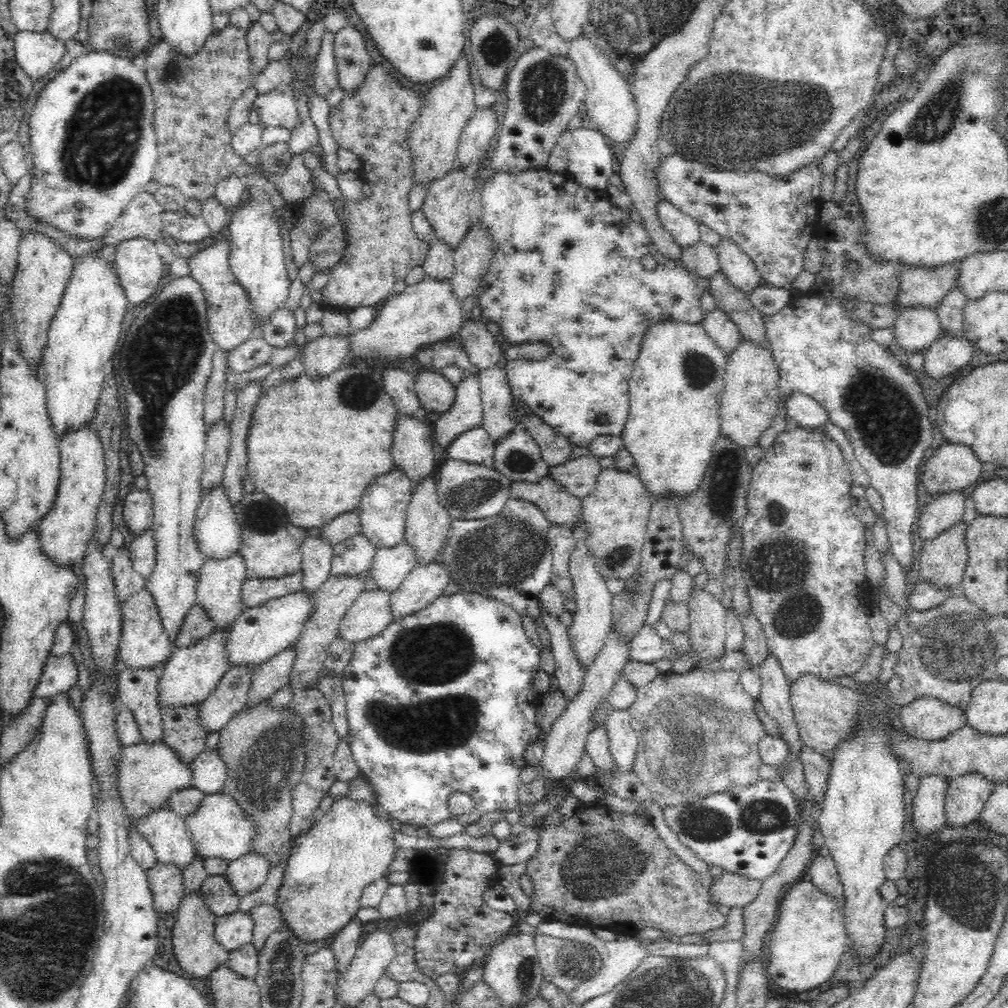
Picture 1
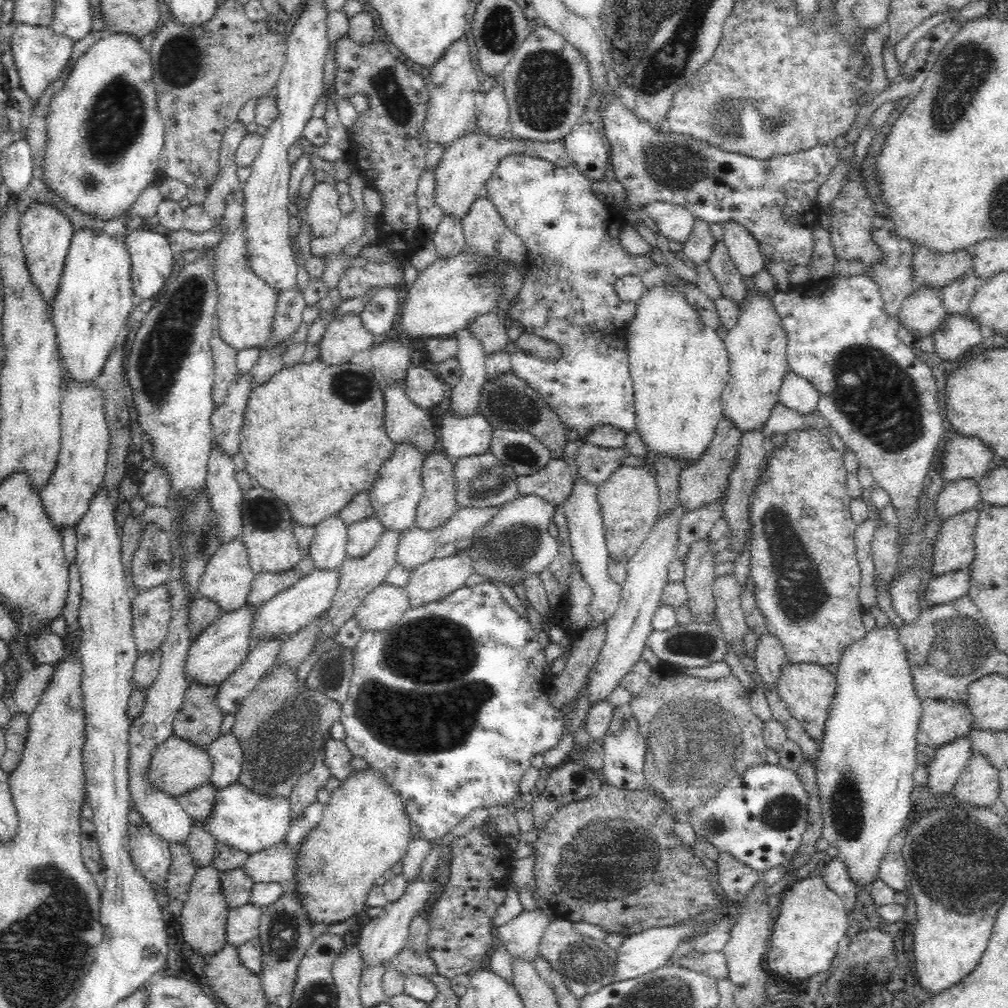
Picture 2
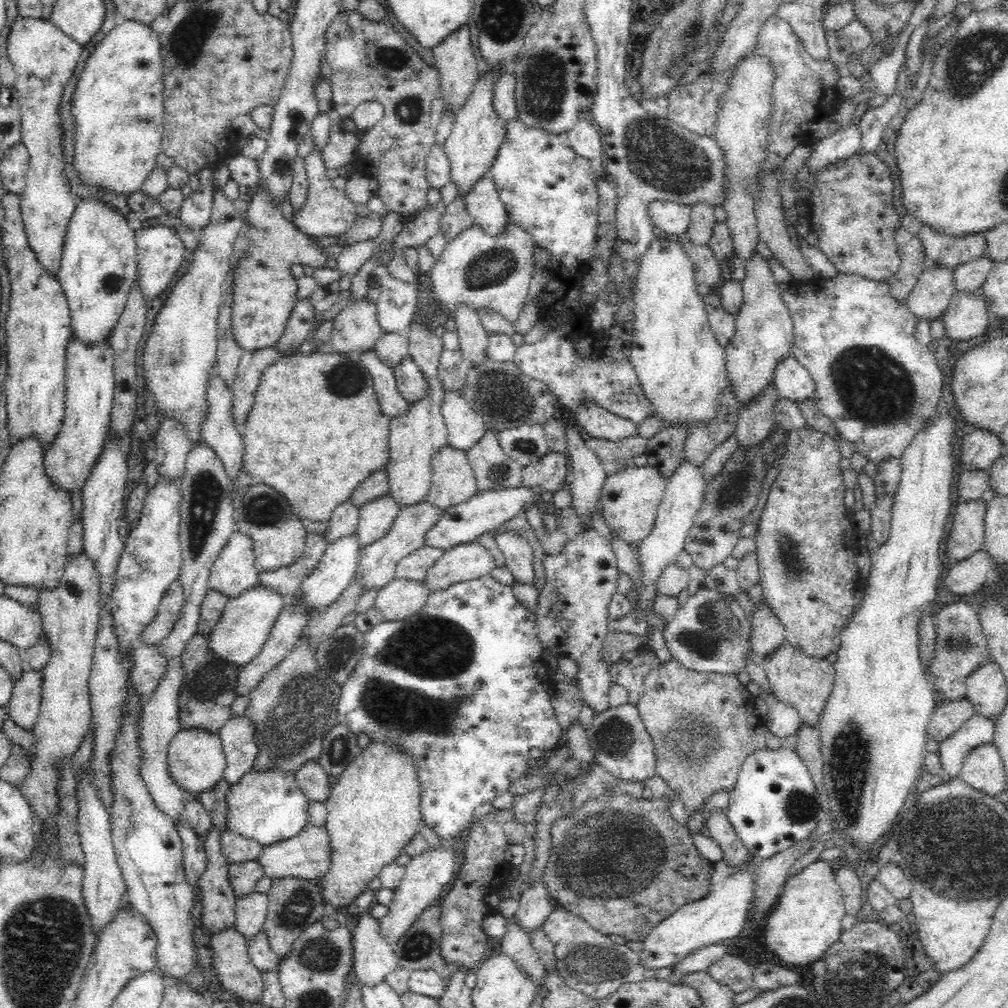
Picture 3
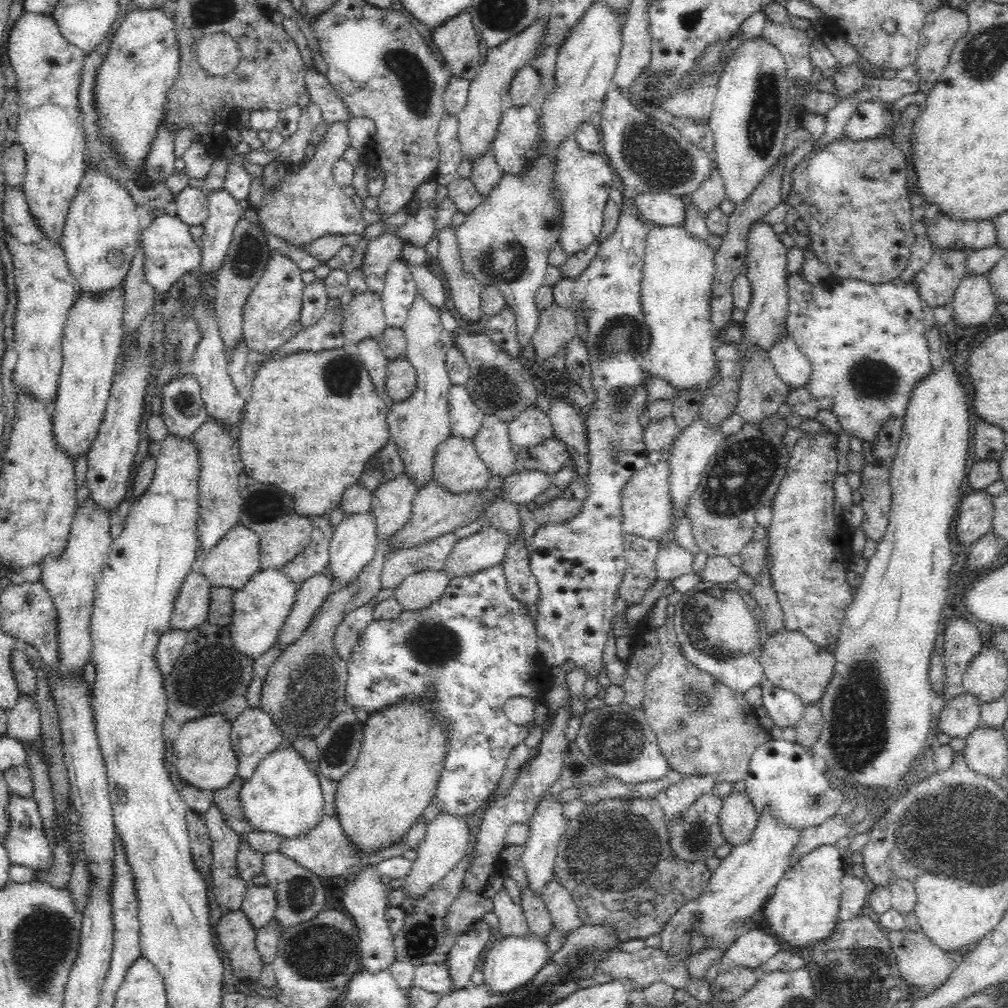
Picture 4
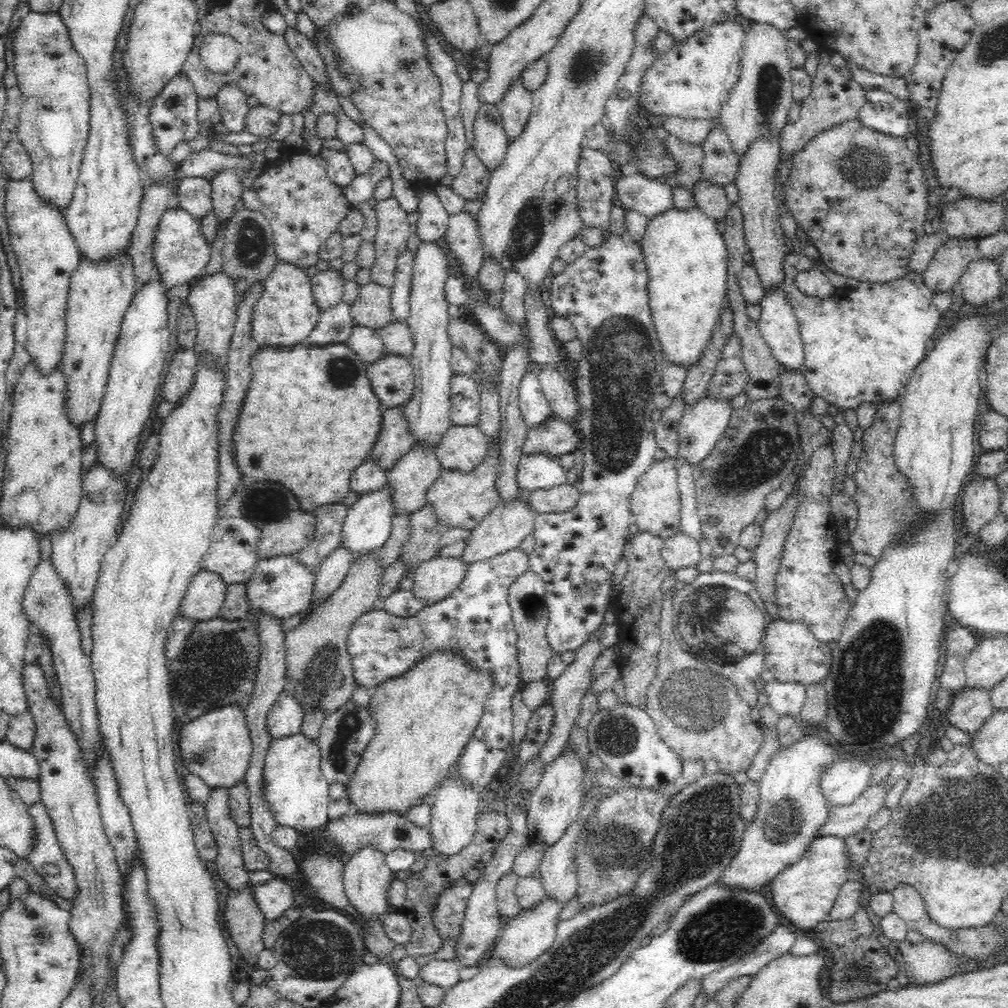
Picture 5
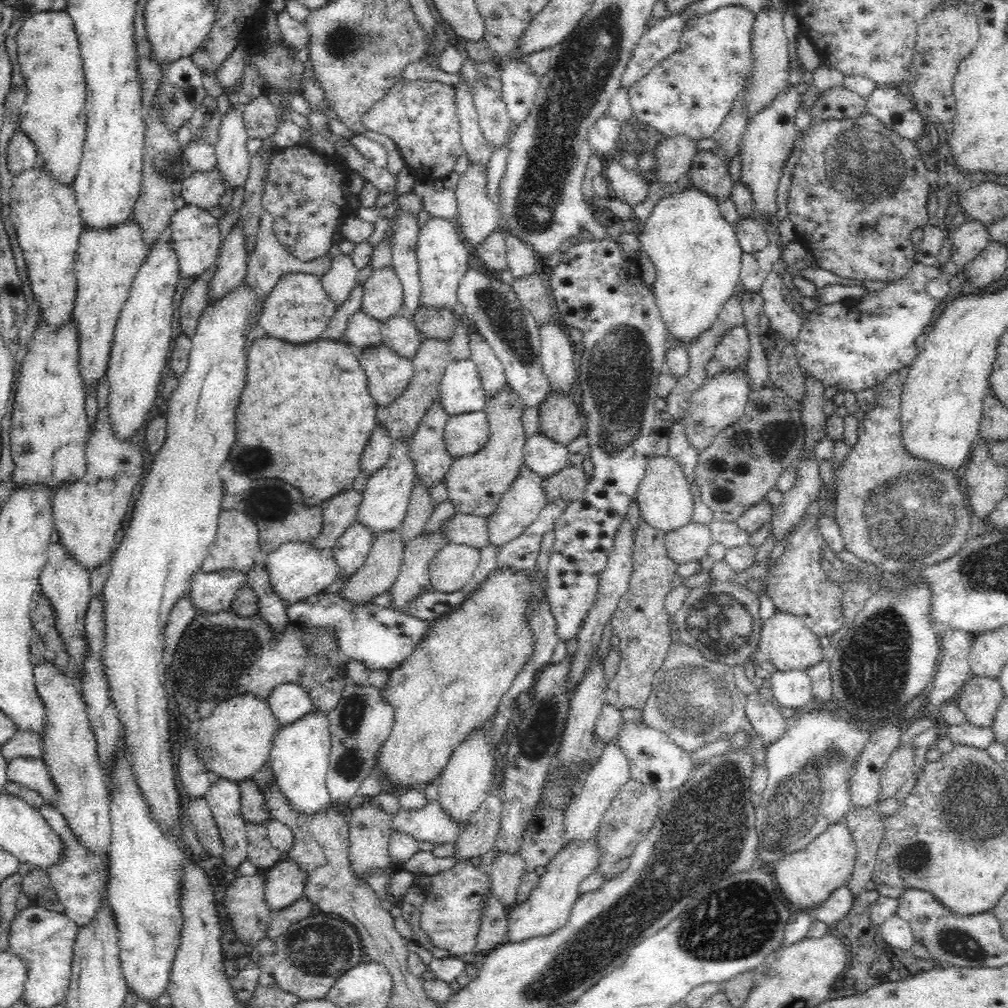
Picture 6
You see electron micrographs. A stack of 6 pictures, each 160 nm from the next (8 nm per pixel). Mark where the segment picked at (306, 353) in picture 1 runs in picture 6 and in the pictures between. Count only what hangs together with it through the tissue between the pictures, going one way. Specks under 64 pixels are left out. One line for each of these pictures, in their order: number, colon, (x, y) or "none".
2: (345, 336)
3: (355, 328)
4: (364, 318)
5: (373, 308)
6: (383, 297)

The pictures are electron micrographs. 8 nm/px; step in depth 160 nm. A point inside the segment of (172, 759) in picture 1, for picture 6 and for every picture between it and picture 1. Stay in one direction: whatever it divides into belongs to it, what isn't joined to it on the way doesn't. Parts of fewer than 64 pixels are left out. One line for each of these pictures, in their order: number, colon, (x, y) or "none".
2: (179, 766)
3: (196, 761)
4: (205, 758)
5: (217, 747)
6: (235, 741)

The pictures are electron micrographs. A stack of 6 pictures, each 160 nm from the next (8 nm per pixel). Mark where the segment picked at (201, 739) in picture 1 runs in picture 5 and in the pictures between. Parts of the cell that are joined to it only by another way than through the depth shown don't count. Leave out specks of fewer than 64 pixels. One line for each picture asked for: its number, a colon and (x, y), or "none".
2: (199, 720)
3: (207, 691)
4: (211, 676)
5: (218, 665)

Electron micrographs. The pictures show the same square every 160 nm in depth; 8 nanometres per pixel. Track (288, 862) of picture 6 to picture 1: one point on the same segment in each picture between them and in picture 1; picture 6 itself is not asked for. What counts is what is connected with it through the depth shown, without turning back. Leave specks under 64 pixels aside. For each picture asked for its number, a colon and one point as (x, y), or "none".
1: (233, 930)
2: (243, 922)
3: (251, 910)
4: (259, 905)
5: (275, 897)

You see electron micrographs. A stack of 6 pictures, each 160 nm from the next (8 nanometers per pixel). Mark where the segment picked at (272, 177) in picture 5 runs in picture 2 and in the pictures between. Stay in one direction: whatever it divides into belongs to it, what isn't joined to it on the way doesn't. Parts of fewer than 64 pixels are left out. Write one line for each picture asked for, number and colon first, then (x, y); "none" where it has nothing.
2: (323, 214)
3: (328, 211)
4: (306, 204)

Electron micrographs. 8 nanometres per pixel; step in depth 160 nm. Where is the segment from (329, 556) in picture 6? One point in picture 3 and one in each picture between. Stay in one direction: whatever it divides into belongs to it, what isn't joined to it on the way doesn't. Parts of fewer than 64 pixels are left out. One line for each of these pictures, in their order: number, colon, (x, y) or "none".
3: (246, 621)
4: (260, 608)
5: (282, 586)

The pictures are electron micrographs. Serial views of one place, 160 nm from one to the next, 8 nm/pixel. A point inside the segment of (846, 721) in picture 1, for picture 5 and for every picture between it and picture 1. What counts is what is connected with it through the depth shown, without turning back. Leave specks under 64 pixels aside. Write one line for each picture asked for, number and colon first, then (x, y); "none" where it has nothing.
2: (807, 688)
3: (805, 682)
4: (790, 660)
5: (793, 654)

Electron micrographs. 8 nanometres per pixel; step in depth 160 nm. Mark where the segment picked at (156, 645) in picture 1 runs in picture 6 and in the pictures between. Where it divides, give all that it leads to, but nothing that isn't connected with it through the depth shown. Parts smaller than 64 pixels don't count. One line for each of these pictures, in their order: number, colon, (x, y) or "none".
2: (151, 610)
3: (170, 606)
4: (192, 605)
5: (205, 595)
6: (213, 591)

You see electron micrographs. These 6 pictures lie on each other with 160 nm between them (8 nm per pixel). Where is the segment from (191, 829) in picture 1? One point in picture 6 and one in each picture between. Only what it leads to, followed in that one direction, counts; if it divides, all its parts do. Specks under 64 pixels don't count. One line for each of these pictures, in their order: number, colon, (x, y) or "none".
2: (244, 819)
3: (268, 806)
4: (284, 796)
5: (297, 791)
6: (300, 755)

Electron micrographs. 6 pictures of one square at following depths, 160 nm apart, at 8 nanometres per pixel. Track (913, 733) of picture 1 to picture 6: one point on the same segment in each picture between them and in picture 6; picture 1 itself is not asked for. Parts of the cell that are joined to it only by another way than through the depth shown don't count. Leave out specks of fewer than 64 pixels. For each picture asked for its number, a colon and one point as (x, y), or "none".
2: (943, 720)
3: (949, 716)
4: (960, 715)
5: (969, 708)
6: (979, 698)

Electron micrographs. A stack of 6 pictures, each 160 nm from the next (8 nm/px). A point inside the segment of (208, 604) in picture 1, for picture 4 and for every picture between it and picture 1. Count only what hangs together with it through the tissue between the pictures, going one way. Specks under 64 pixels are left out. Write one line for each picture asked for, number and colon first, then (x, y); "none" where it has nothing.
2: (227, 580)
3: (234, 571)
4: (230, 563)

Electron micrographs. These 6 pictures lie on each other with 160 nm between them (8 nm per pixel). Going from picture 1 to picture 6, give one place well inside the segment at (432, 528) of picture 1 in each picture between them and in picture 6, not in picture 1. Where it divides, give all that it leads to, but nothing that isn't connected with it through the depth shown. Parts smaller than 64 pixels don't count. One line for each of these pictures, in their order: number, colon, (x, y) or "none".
2: (438, 502)
3: (453, 481)
4: (458, 467)
5: (462, 448)
6: (464, 434)

